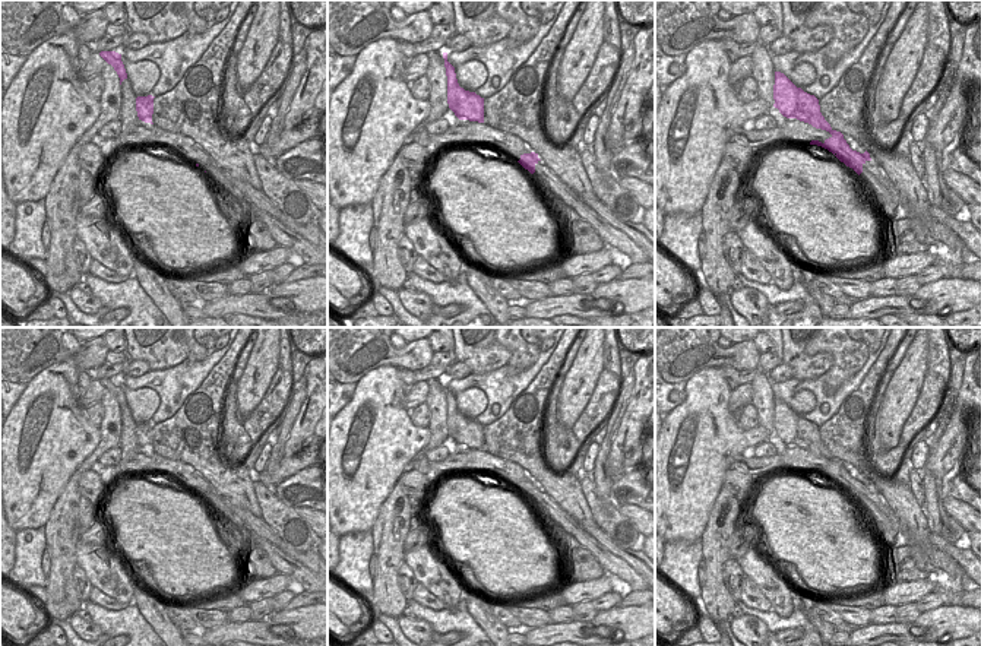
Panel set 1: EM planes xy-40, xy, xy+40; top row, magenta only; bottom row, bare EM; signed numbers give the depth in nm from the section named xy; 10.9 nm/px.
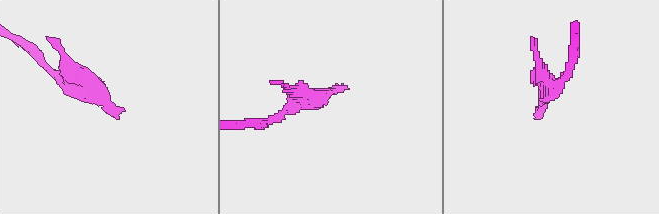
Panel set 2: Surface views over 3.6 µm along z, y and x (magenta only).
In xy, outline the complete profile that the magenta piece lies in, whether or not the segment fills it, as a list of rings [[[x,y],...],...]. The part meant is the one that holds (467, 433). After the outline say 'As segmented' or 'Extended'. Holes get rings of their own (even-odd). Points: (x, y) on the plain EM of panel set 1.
[[[443,380],[447,403],[447,431],[459,447],[484,450],[484,425],[459,414],[455,395]]]. As segmented

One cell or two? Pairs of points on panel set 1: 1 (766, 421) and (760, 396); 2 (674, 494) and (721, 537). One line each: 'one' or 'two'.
1: one
2: two

